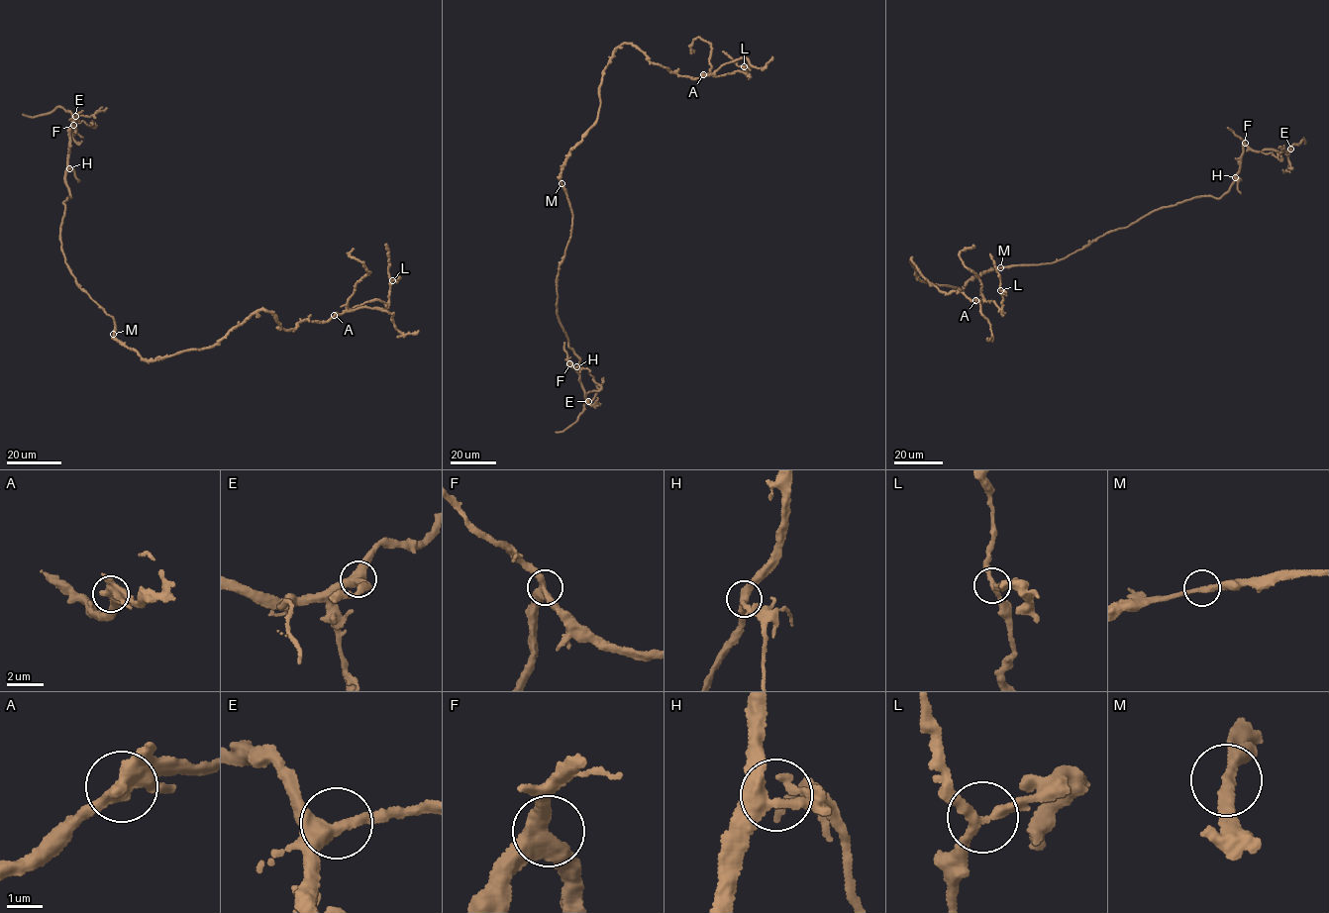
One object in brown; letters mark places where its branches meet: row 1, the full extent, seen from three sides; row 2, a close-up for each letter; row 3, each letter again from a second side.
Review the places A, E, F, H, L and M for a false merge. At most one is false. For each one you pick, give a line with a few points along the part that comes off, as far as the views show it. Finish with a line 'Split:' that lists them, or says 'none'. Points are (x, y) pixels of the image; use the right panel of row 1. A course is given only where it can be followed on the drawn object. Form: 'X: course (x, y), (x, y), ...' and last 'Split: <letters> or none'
Split: none

